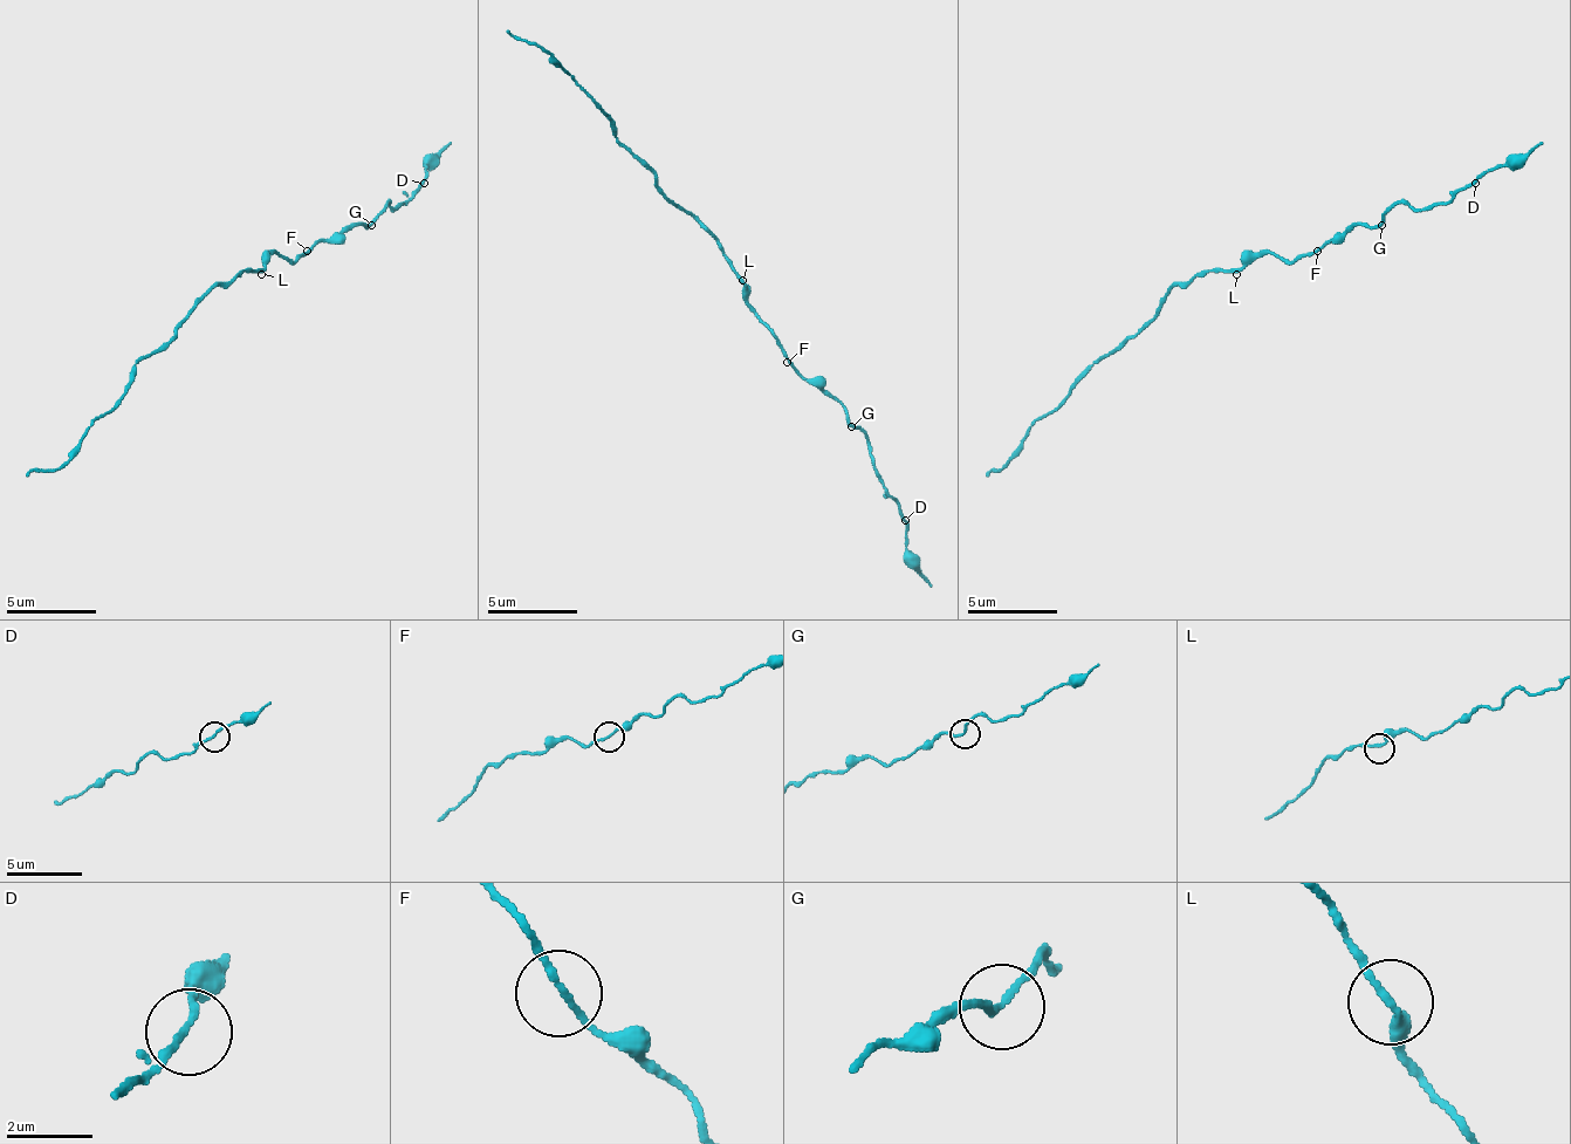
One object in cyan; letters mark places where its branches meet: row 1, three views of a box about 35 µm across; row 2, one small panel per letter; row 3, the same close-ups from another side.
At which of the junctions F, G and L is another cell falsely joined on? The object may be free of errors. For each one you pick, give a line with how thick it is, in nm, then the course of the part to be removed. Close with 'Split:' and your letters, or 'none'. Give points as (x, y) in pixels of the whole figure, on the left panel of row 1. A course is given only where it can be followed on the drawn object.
Split: none

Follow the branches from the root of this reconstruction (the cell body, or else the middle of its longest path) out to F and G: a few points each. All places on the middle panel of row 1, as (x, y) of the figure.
F: (742, 280), (742, 294), (750, 303), (750, 312), (774, 335), (787, 362)
G: (742, 280), (750, 312), (774, 335), (782, 357), (832, 398), (850, 425)

